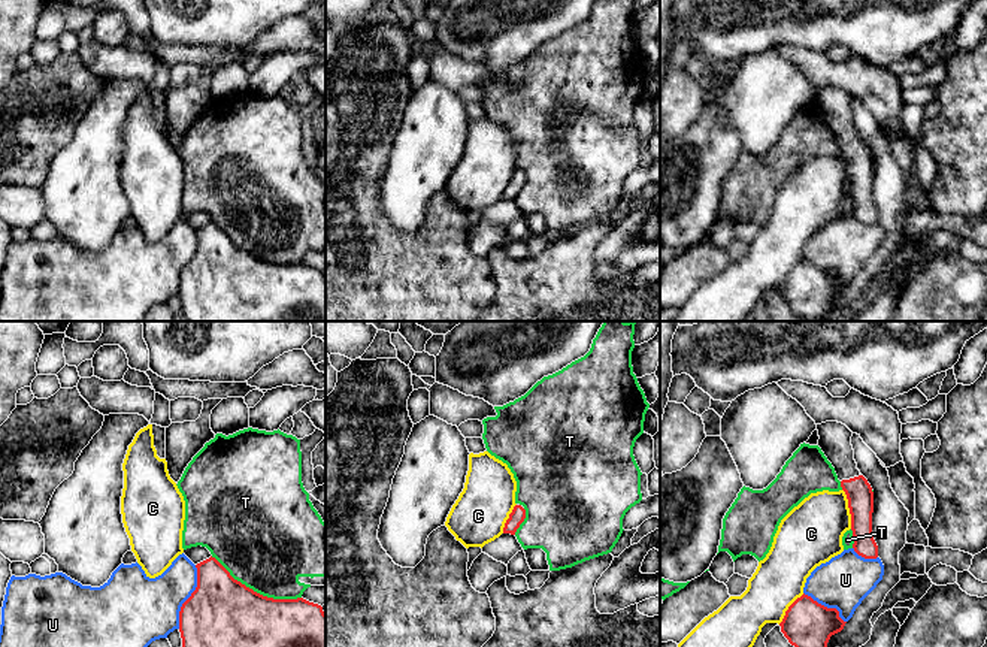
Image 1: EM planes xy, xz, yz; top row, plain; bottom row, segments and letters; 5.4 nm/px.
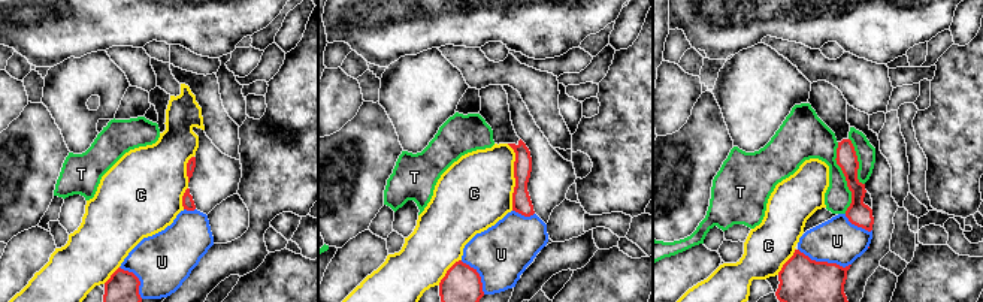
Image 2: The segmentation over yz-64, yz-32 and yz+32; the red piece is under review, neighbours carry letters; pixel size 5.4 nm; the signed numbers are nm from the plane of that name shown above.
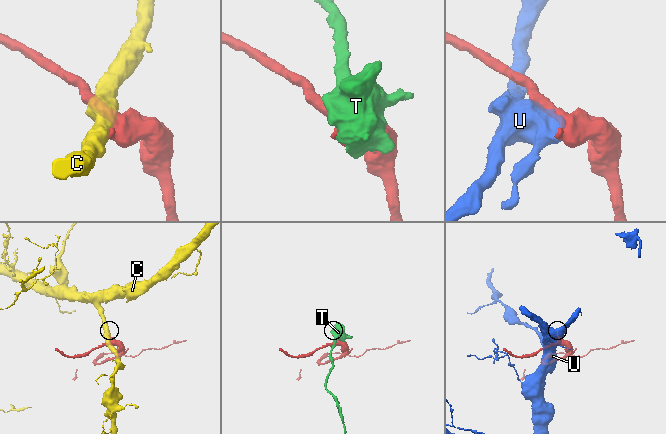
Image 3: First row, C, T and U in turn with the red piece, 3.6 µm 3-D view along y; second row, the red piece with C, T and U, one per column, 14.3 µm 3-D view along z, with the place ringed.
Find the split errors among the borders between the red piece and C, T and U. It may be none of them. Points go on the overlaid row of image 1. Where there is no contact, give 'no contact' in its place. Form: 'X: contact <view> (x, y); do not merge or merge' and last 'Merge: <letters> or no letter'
C: contact yz (848, 507); do not merge
T: contact xy (256, 592); do not merge
U: contact xy (190, 596); do not merge
Merge: no letter

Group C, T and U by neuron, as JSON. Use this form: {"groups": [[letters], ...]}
{"groups": [["C"], ["T"], ["U"]]}

